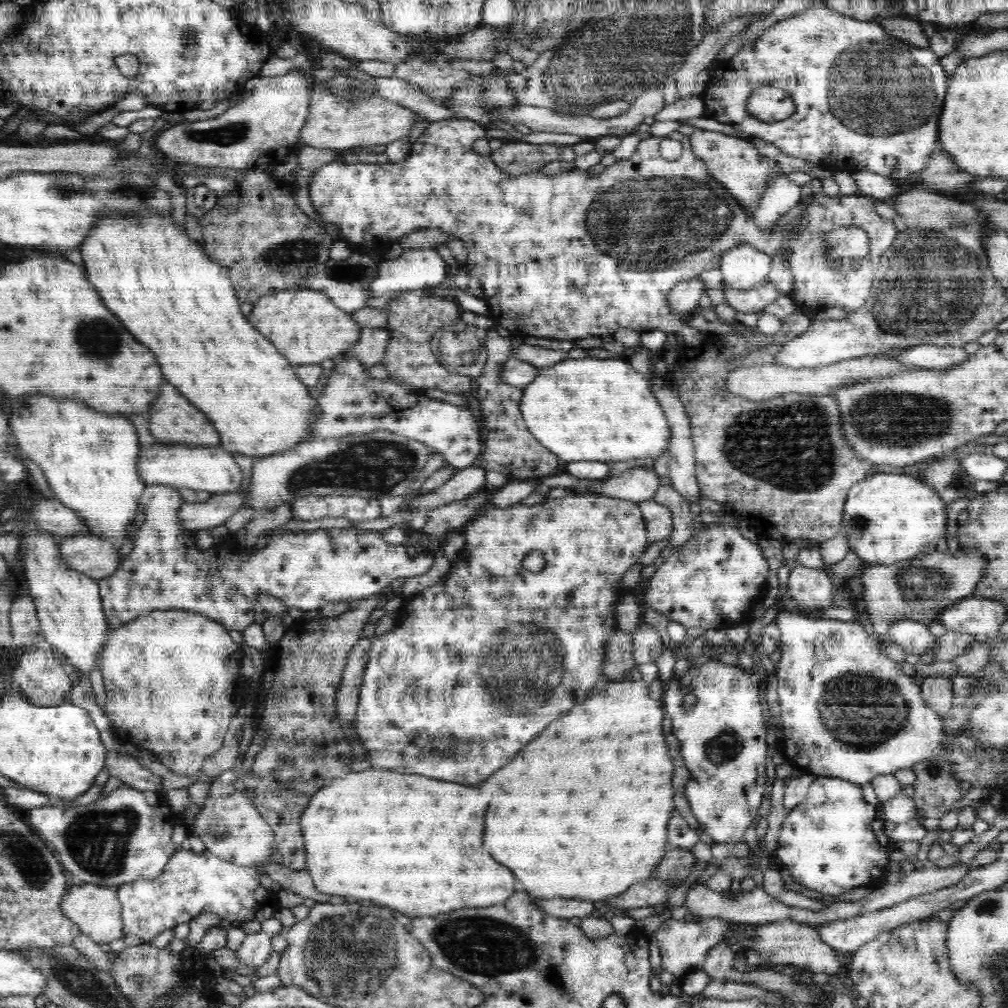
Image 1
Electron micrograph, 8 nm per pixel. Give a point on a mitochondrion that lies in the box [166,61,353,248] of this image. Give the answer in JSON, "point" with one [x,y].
{"point":[234,132]}

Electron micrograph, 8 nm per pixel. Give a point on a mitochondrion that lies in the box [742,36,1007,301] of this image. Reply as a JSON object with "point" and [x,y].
{"point":[870,88]}

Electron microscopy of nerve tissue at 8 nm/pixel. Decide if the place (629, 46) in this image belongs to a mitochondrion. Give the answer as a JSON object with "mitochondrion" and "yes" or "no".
{"mitochondrion":"yes"}

